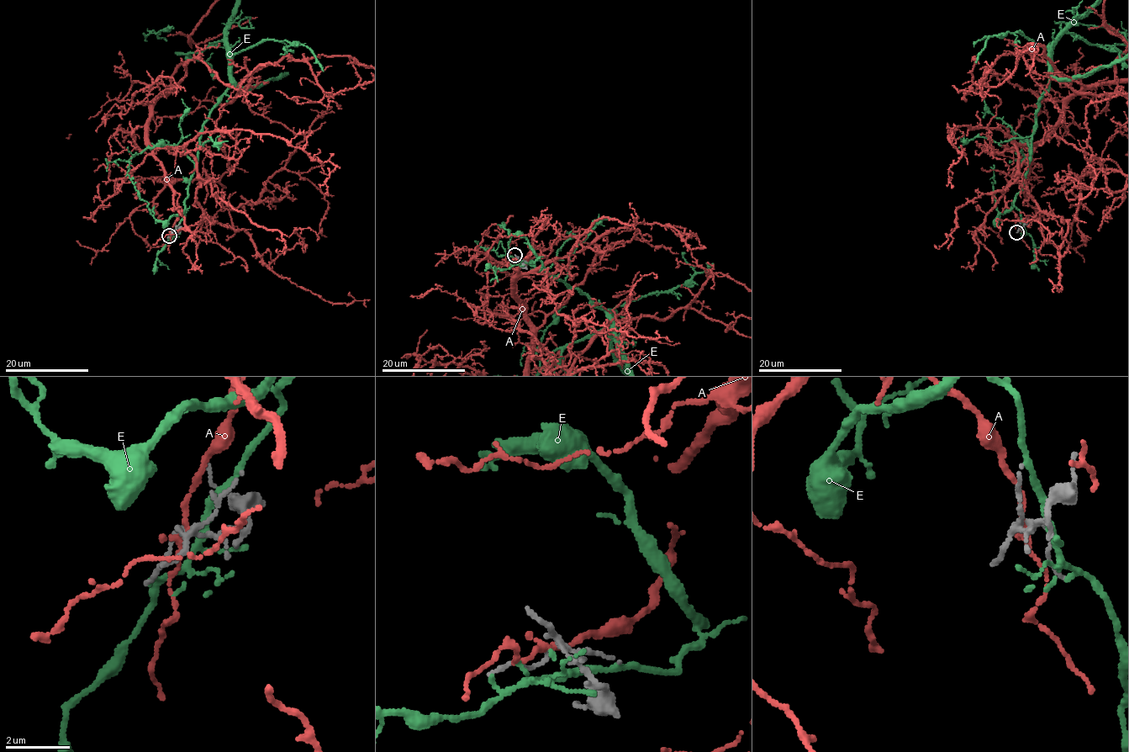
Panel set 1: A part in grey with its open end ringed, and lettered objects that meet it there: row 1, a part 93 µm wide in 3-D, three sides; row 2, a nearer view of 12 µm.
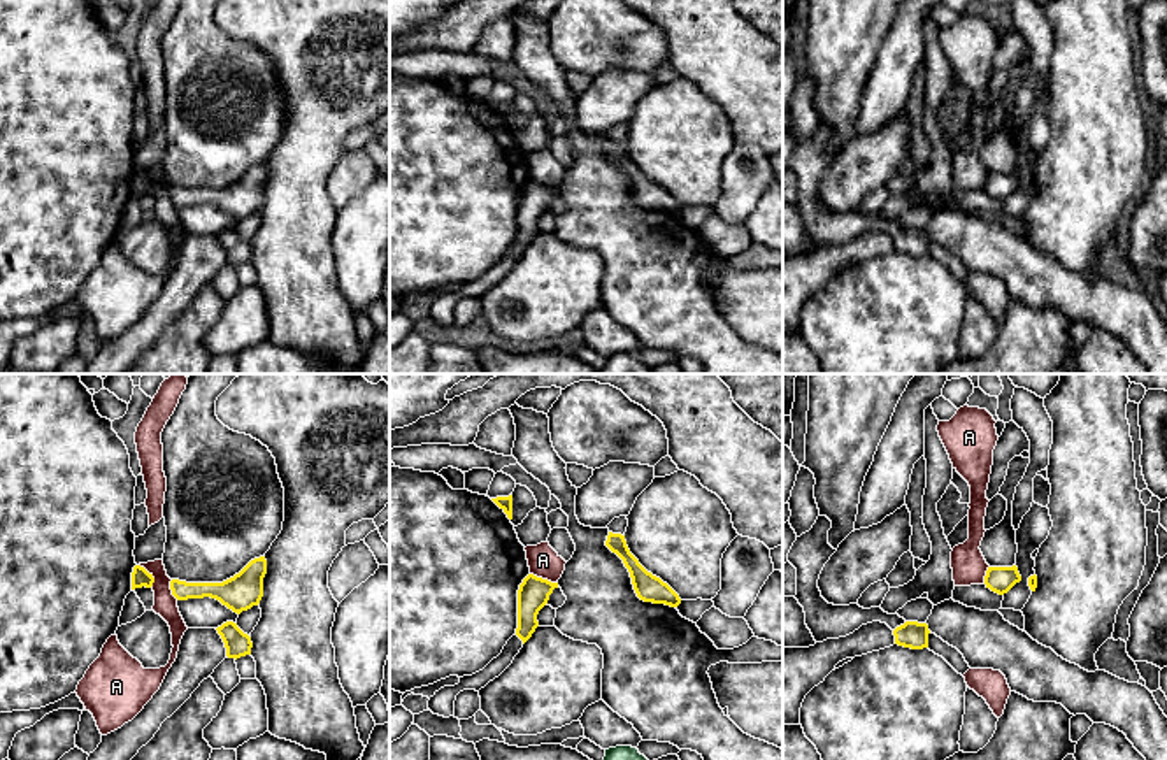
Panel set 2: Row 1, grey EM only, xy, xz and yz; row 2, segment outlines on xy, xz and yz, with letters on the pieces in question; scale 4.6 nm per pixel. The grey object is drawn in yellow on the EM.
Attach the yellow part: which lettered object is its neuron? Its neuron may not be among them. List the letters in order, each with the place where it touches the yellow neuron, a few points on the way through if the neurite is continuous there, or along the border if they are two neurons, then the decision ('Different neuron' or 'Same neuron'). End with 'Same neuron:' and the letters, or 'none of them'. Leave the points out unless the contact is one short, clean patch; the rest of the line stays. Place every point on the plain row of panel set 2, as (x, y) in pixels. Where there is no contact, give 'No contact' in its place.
A: Touches yellow at xy (151, 183). Boundary: xy (139, 171), (153, 185), (151, 193). Different neuron
E: No contact. Different neuron
Same neuron: none of them

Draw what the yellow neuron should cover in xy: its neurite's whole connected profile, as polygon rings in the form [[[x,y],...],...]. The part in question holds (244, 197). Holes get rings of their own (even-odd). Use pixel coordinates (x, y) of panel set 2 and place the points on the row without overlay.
[[[265,163],[251,167],[239,181],[223,190],[186,190],[170,188],[172,202],[177,207],[211,204],[240,221],[258,212],[263,204],[263,184],[267,181]]]

